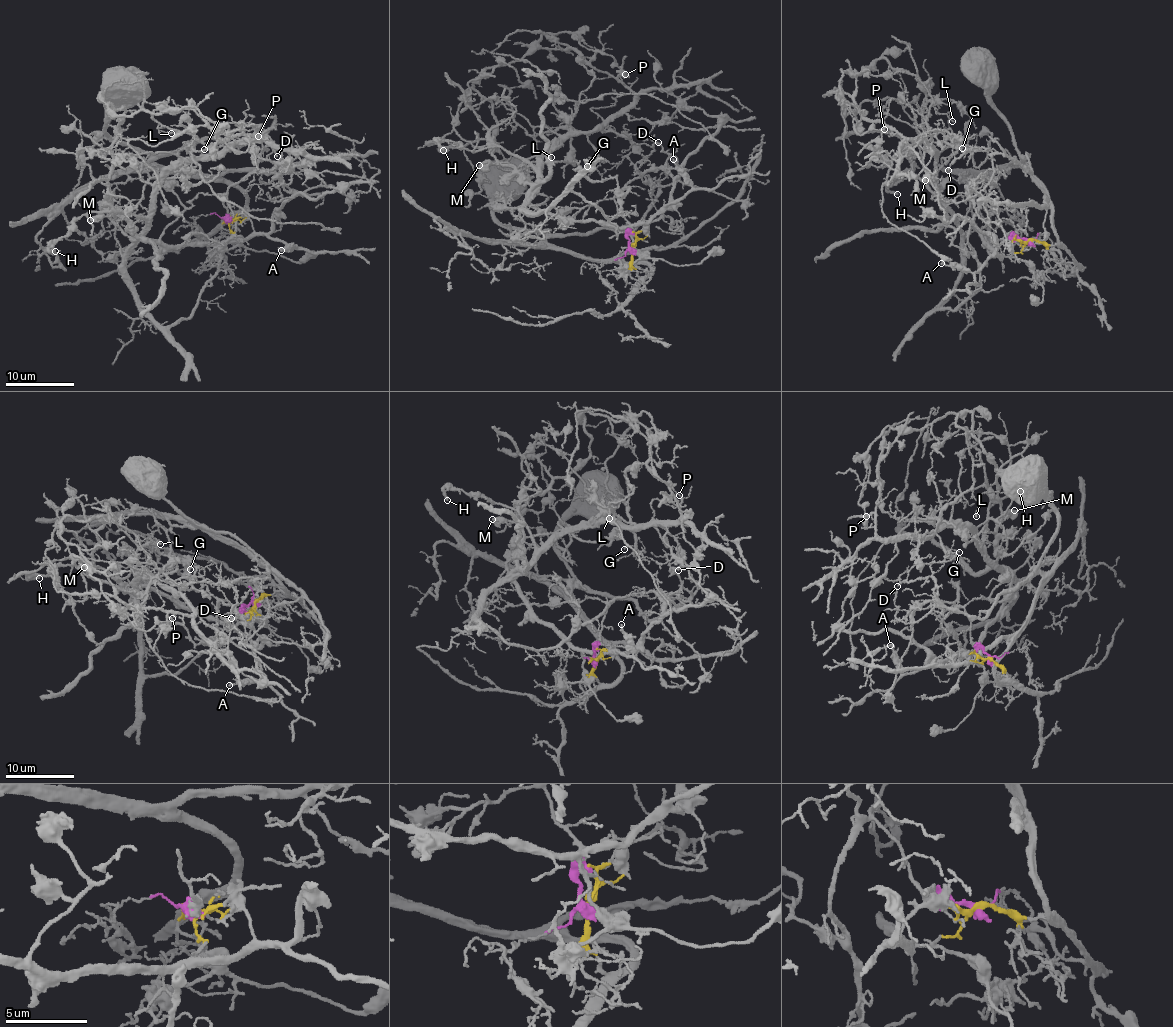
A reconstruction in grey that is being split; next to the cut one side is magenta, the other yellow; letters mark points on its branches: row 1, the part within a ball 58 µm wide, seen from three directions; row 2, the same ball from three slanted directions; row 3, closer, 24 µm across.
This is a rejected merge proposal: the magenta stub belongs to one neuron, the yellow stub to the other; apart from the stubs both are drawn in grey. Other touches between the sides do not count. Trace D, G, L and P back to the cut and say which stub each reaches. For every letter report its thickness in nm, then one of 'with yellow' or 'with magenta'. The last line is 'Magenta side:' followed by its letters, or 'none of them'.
D: calibre 150 nm; with yellow
G: calibre 110 nm; with magenta
L: calibre 140 nm; with magenta
P: calibre 70 nm; with magenta
Magenta side: G, L, P

